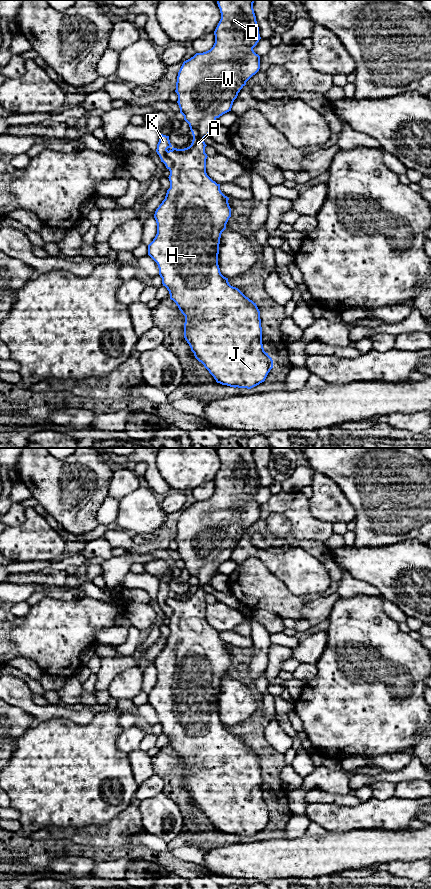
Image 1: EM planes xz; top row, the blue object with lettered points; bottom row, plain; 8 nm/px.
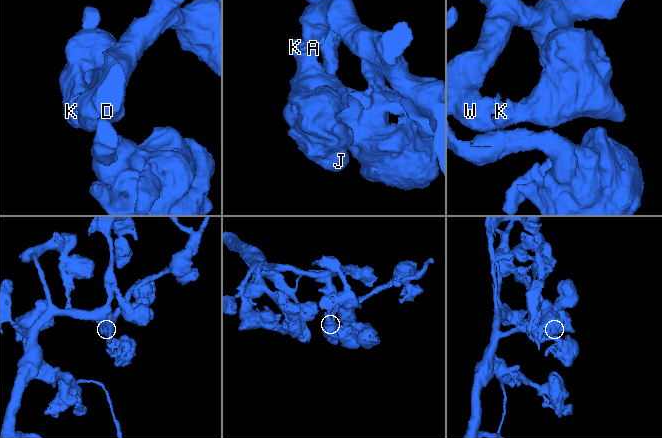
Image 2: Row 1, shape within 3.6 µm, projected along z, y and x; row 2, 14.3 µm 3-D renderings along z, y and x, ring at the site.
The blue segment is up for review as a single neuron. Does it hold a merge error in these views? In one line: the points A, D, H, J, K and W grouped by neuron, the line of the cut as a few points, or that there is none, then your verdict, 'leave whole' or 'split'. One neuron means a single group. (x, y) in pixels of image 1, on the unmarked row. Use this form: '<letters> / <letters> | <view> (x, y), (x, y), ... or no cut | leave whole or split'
A D H J W / K | xz (166, 598), (165, 604), (171, 612), (169, 616) | split

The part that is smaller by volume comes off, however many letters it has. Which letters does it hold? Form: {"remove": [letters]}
{"remove": ["K"]}

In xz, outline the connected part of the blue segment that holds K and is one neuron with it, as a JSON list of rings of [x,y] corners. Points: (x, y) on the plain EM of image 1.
[[[160,581],[160,587],[157,592],[156,600],[159,603],[161,610],[165,612],[167,617],[169,617],[172,614],[171,608],[169,608],[165,603],[165,600],[170,595],[172,595],[172,593],[170,591],[169,584]]]

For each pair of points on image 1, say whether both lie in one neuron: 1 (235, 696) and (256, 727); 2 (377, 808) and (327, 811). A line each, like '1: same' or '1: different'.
1: different
2: same

